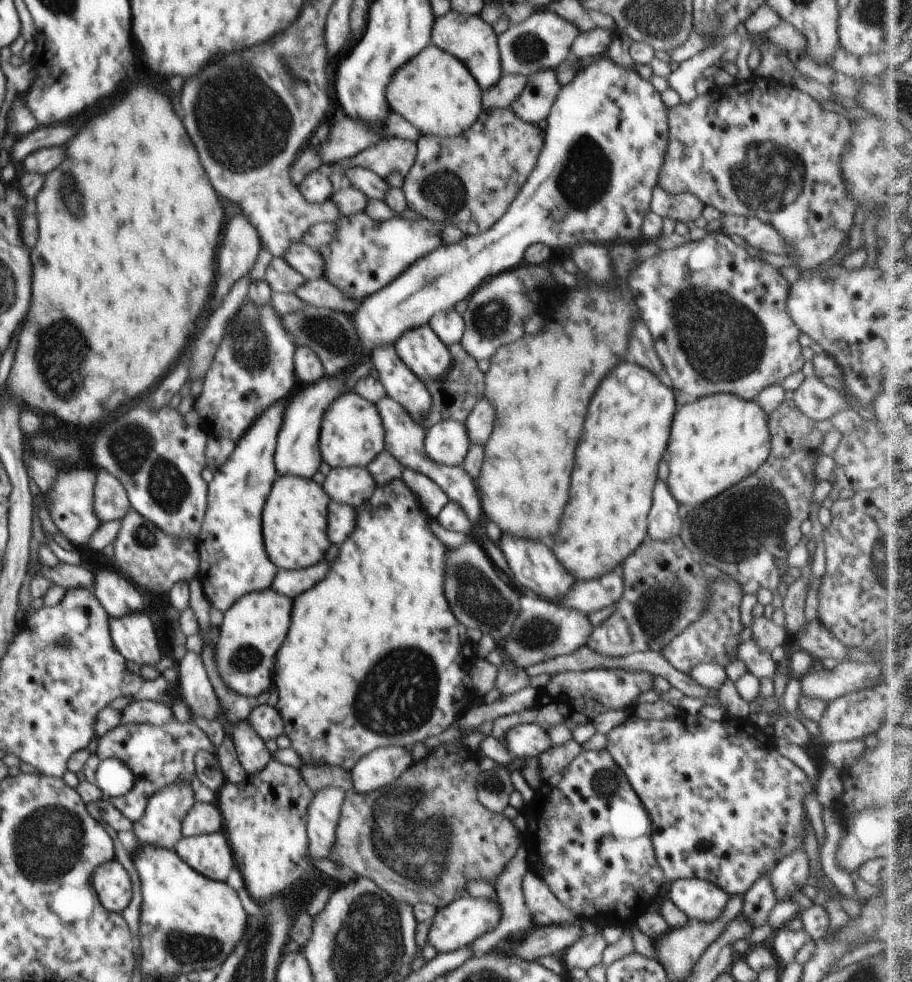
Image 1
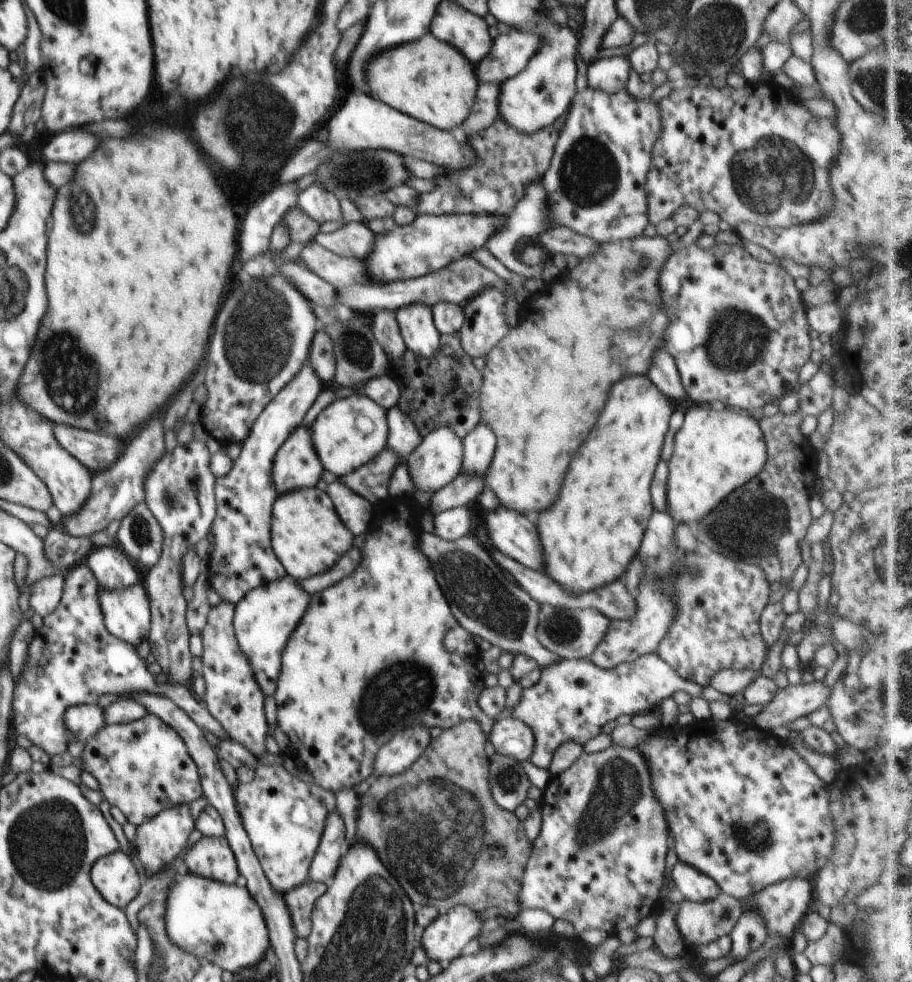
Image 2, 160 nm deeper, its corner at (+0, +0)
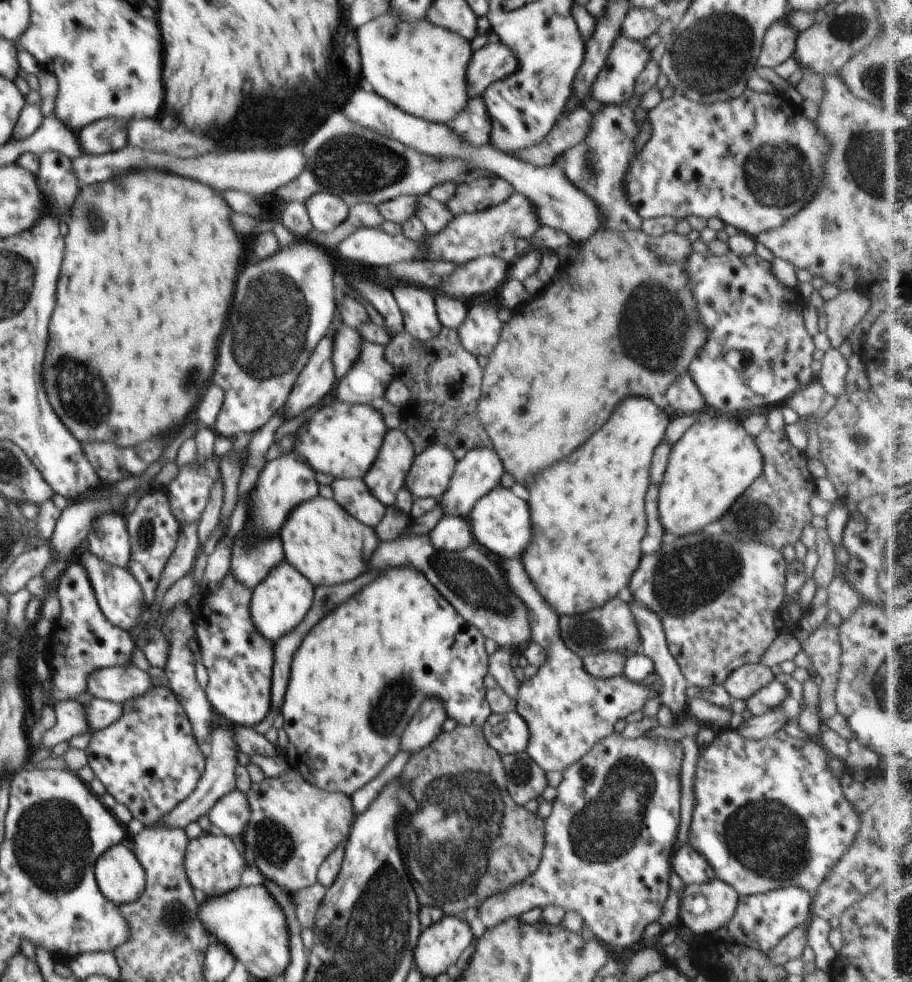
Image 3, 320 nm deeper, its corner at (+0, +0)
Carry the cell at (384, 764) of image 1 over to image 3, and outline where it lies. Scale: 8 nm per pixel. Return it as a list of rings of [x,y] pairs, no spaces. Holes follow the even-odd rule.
[[[437,697],[426,698],[402,734],[402,748],[418,752],[429,746],[443,731],[448,718],[443,703]]]

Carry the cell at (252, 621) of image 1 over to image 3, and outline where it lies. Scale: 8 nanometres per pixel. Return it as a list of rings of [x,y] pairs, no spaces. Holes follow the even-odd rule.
[[[282,560],[270,570],[264,580],[253,588],[250,604],[251,620],[264,638],[271,641],[274,646],[284,634],[288,635],[300,622],[303,622],[304,616],[312,607],[314,596],[313,583],[286,560]]]

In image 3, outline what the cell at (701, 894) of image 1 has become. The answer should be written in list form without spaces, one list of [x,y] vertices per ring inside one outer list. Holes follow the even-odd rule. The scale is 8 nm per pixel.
[[[689,843],[680,846],[671,856],[671,866],[684,886],[701,884],[716,877],[712,866]]]

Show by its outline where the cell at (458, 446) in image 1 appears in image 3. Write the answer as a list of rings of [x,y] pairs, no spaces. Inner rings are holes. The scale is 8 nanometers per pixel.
[[[434,441],[424,452],[416,455],[405,479],[406,490],[413,499],[442,497],[454,474],[454,454],[441,441]]]

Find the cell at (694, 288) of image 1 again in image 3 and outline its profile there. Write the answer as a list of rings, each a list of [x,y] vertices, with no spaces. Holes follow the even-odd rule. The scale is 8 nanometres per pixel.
[[[731,251],[724,256],[714,256],[710,253],[694,253],[687,261],[687,270],[690,278],[690,286],[693,289],[695,300],[699,309],[699,315],[703,325],[709,331],[709,338],[706,345],[702,348],[701,354],[690,364],[690,376],[696,384],[698,391],[702,394],[706,405],[716,409],[718,414],[736,417],[745,410],[754,410],[754,408],[764,408],[764,406],[772,406],[778,404],[783,406],[788,399],[798,389],[808,386],[810,382],[815,380],[815,374],[811,368],[813,362],[813,354],[815,351],[815,343],[813,337],[808,334],[805,328],[802,304],[798,298],[798,292],[781,284],[773,274],[771,264],[764,261],[757,255],[737,256]]]

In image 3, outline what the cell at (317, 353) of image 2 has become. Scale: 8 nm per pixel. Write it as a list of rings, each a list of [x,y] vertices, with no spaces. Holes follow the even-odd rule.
[[[339,327],[335,335],[333,364],[337,380],[342,379],[360,357],[363,337],[356,328]]]

